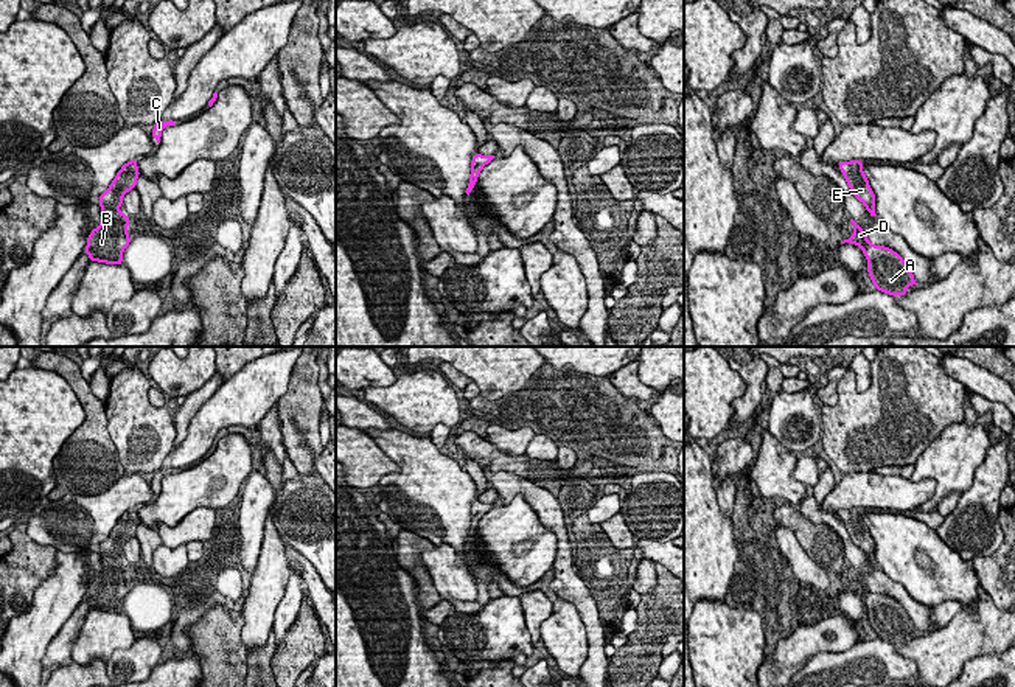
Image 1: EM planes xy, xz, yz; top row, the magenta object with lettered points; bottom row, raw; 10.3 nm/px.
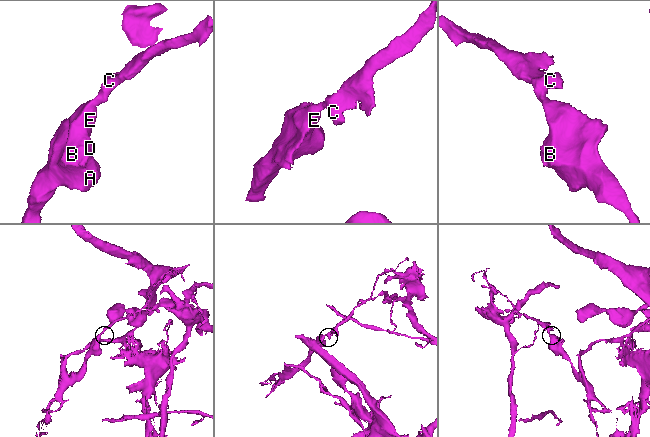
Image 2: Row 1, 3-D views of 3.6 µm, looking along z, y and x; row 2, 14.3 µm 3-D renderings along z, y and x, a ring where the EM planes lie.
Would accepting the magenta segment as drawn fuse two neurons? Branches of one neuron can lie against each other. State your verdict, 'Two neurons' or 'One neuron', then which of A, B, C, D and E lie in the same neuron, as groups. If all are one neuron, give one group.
One neuron. Groups: A B C D E

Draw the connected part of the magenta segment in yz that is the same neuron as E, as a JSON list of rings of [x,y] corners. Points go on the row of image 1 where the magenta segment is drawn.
[[[850,160],[850,162],[839,162],[838,166],[849,183],[849,188],[852,194],[864,204],[866,210],[870,213],[870,216],[875,214],[875,194],[874,190],[869,185],[869,179],[863,173],[864,162],[860,160]]]

